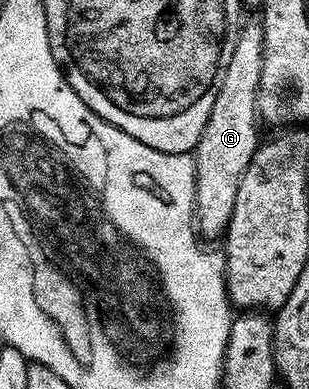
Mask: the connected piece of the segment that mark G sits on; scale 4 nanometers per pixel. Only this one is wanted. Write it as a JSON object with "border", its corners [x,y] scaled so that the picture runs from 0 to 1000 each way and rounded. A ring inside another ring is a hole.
{"border":[[[793,54],[777,69],[777,100],[757,113],[757,144],[744,144],[731,195],[718,195],[706,247],[693,247],[693,278],[680,278],[667,329],[654,329],[654,350],[628,388],[634,568],[644,599],[663,614],[686,612],[696,602],[722,604],[735,594],[757,545],[757,514],[770,514],[770,473],[835,373],[828,249],[848,195],[851,141],[851,64],[838,54]]]}

